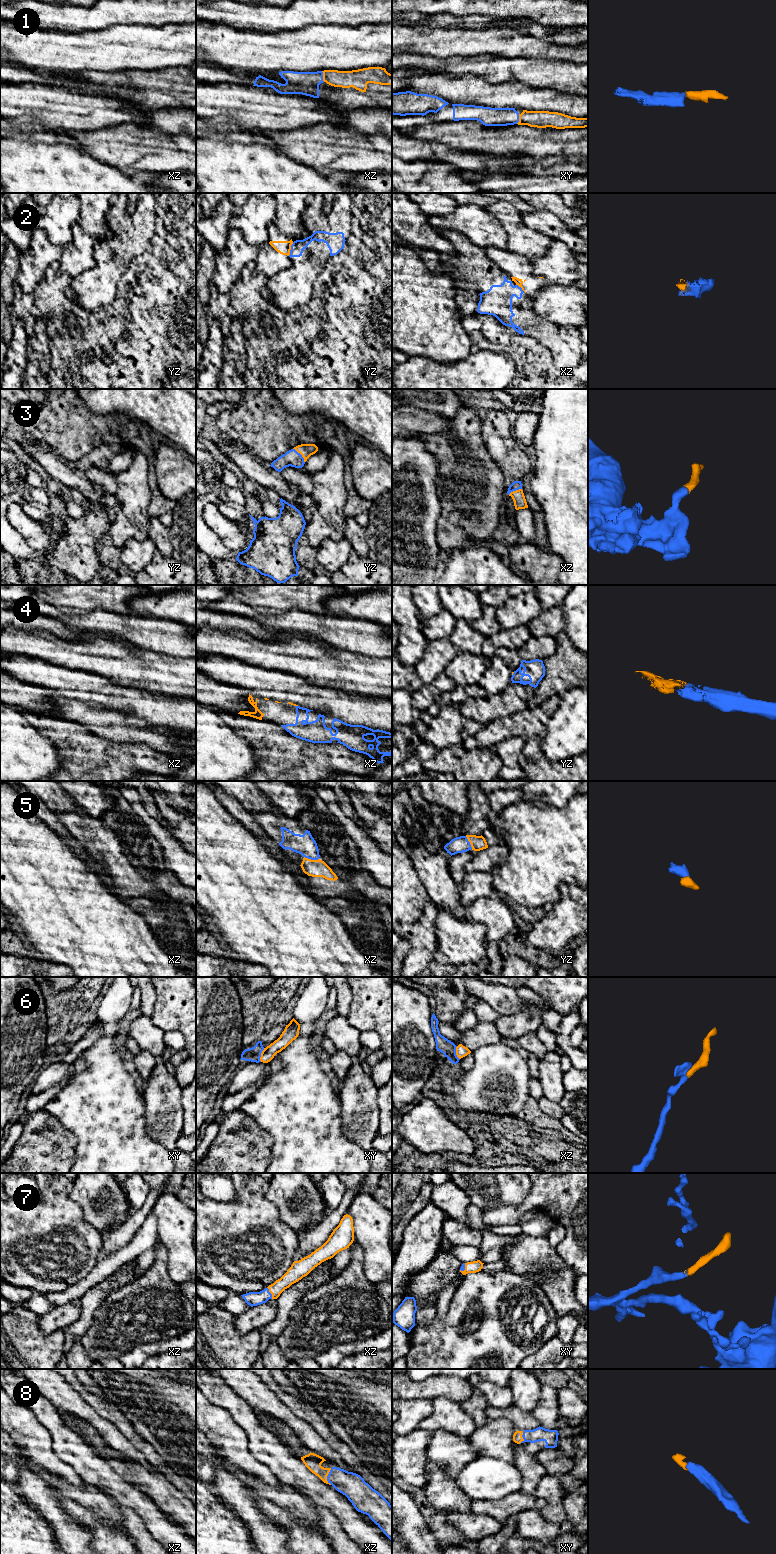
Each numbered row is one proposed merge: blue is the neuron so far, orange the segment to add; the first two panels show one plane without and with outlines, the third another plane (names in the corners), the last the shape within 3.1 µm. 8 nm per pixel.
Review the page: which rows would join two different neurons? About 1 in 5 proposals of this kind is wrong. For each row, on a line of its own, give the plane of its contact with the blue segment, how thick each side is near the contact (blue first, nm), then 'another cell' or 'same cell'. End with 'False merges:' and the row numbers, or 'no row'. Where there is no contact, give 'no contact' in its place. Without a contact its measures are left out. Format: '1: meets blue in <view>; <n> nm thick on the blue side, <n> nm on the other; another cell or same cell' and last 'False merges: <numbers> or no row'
1: meets blue in xz; 190 nm thick on the blue side, 140 nm on the other; same cell
2: meets blue in yz; 100 nm thick on the blue side, 110 nm on the other; another cell
3: meets blue in yz; 130 nm thick on the blue side, 110 nm on the other; same cell
4: meets blue in yz; 160 nm thick on the blue side, 20 nm on the other; same cell
5: meets blue in xz; 160 nm thick on the blue side, 140 nm on the other; same cell
6: meets blue in xy; 120 nm thick on the blue side, 100 nm on the other; same cell
7: meets blue in xz; 110 nm thick on the blue side, 120 nm on the other; same cell
8: meets blue in xz; 200 nm thick on the blue side, 130 nm on the other; same cell
False merges: 2

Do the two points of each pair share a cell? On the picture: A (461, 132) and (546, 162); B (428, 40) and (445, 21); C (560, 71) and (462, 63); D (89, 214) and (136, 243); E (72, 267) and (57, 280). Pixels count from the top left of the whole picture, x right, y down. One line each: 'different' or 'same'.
A: different
B: different
C: same
D: different
E: different

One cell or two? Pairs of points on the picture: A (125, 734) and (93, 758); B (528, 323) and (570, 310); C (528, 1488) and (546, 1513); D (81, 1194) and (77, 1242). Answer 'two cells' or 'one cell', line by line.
A: two cells
B: two cells
C: two cells
D: two cells

